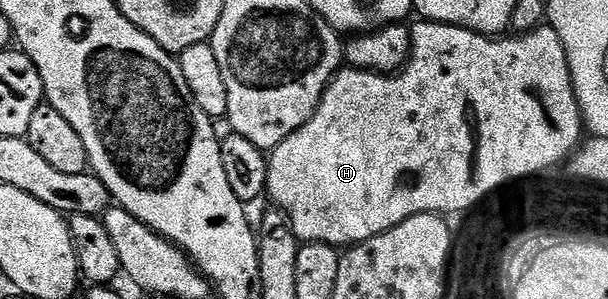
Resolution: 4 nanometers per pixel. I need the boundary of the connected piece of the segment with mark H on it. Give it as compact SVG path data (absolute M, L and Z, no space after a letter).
M418 19L415 22L415 25L409 26L410 59L397 73L387 75L349 67L339 69L324 91L312 119L308 119L304 127L288 135L284 143L269 150L266 193L274 200L271 202L290 220L292 231L297 235L299 242L315 241L335 247L349 247L404 223L404 219L412 215L451 215L450 213L462 213L465 209L473 210L482 200L482 193L494 188L499 181L539 169L562 157L574 144L578 130L584 126L582 112L574 94L566 52L560 43L560 35L556 35L554 29L539 27L525 35L499 35L491 39L483 33L474 33L470 29L461 29L455 25L441 25L438 21Z

